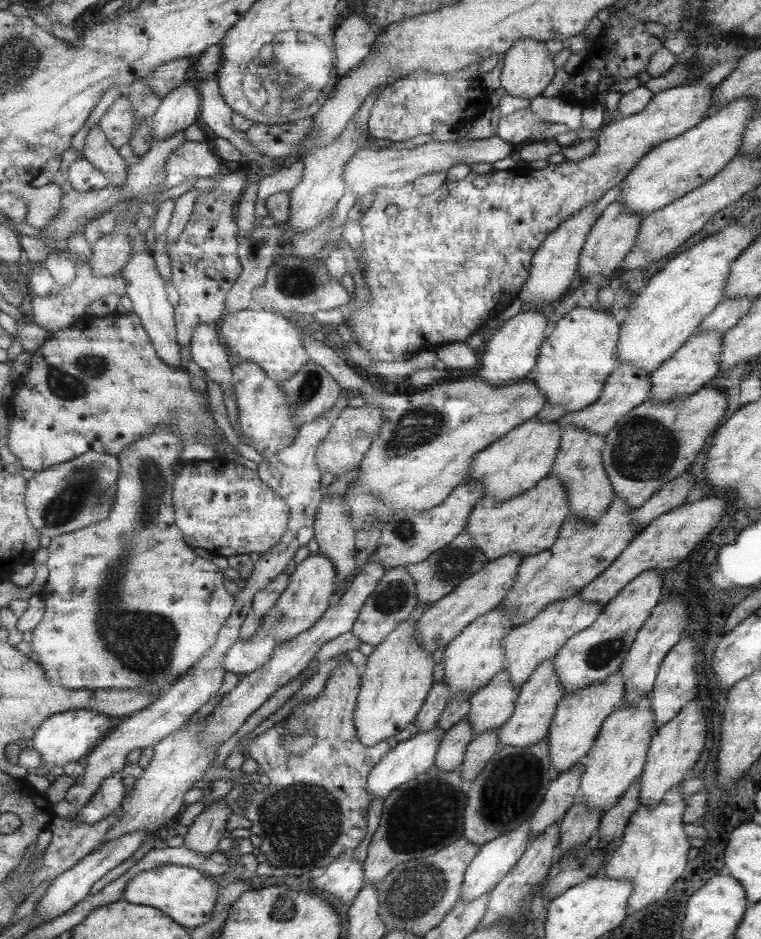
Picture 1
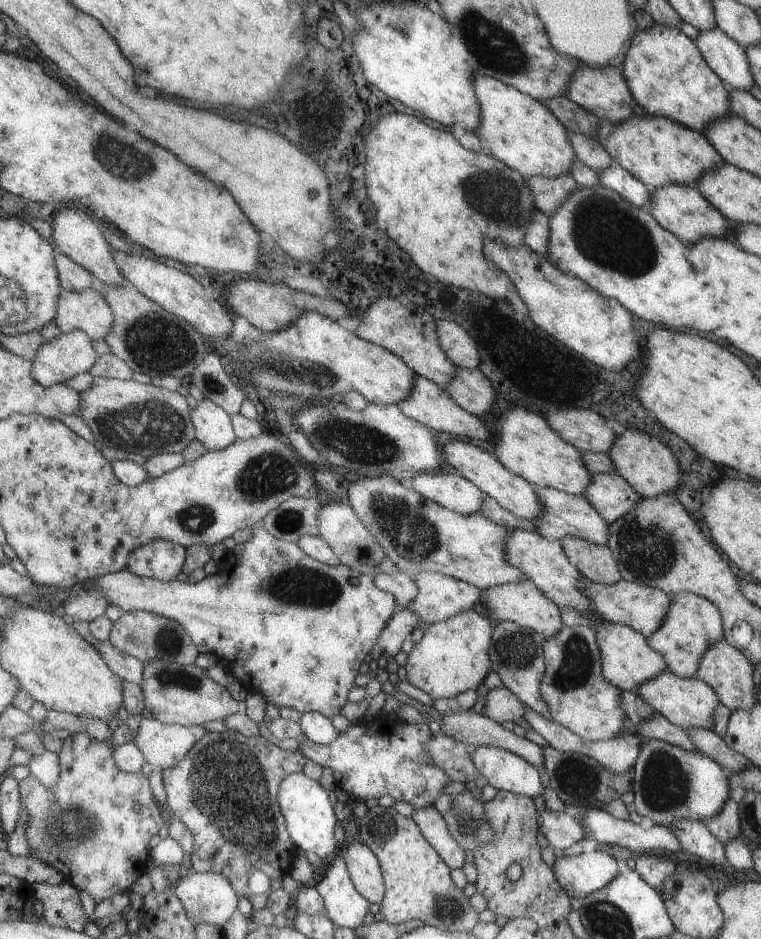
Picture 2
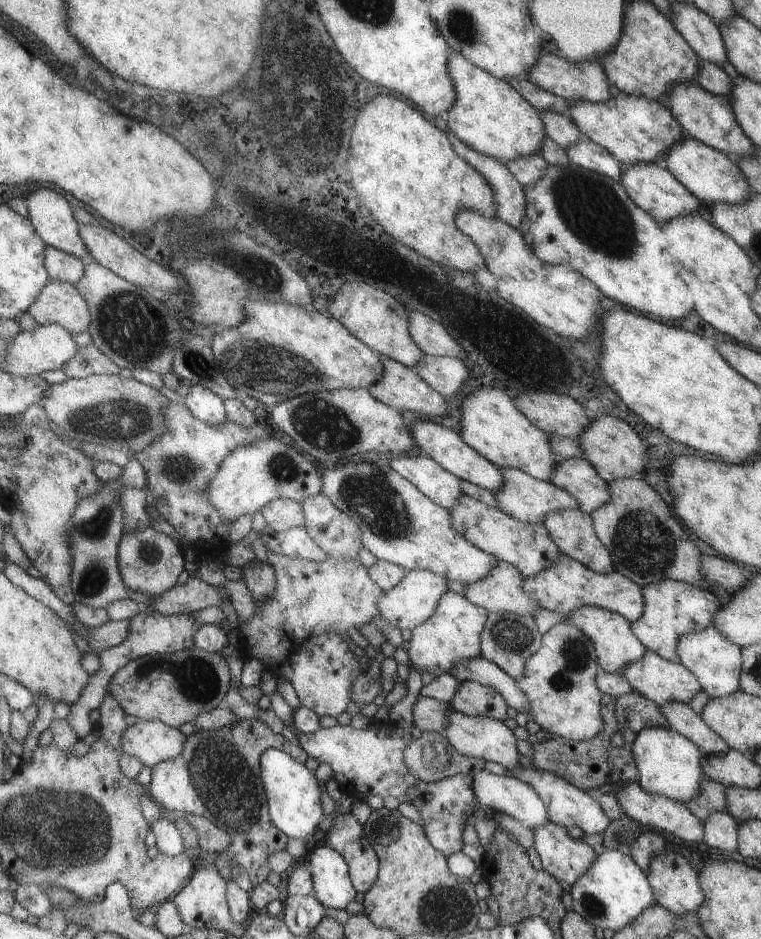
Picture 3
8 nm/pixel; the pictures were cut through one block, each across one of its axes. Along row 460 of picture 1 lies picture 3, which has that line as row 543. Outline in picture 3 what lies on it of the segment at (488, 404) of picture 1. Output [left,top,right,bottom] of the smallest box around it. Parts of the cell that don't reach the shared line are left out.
[320,462,497,585]

